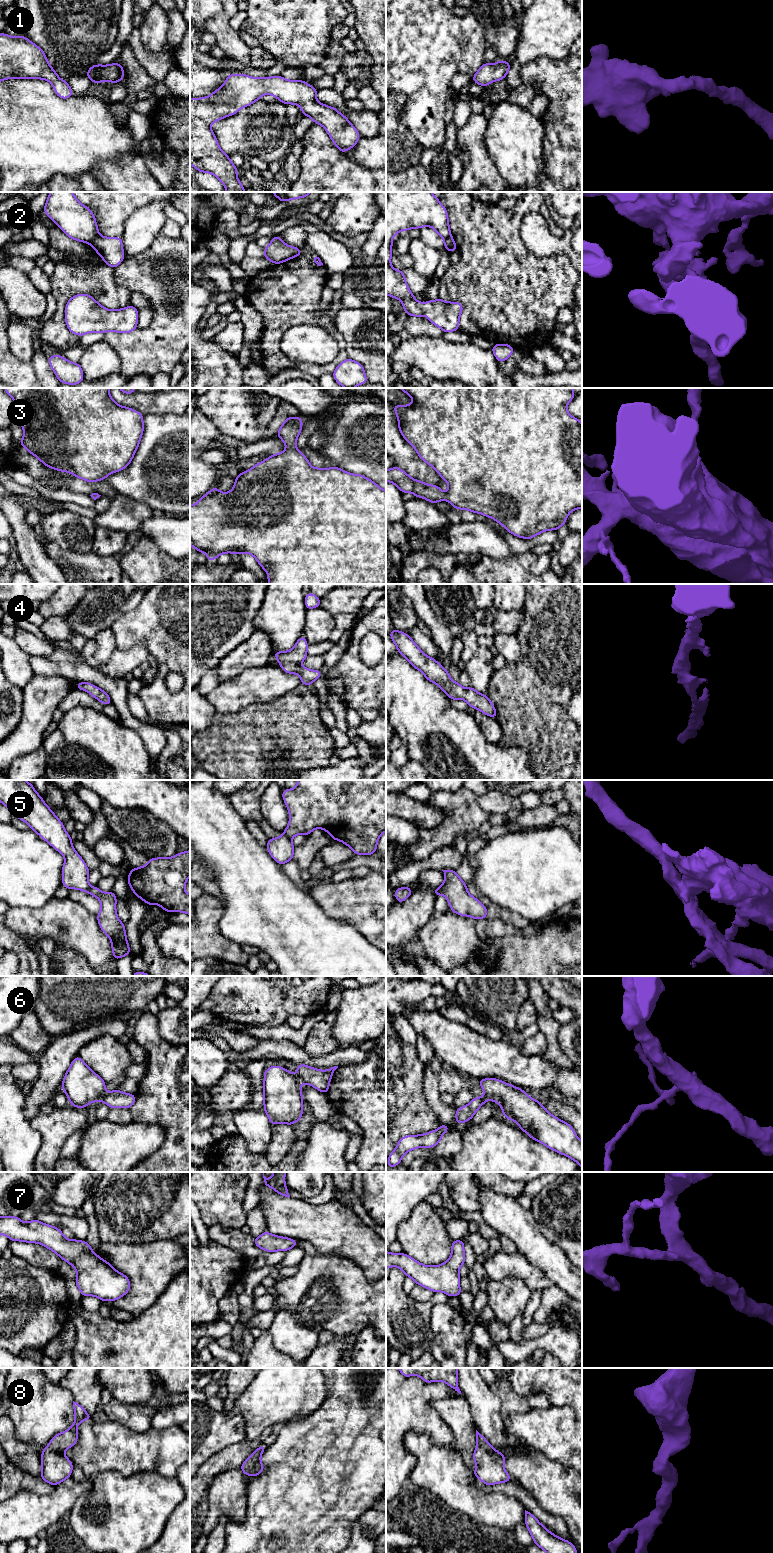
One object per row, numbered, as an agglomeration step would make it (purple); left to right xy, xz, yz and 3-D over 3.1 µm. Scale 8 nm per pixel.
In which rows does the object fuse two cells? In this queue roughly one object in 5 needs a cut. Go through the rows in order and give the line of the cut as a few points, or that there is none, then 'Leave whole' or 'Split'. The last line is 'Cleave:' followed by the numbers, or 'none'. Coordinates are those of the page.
1: No split. Leave whole
2: Split along xy (99, 235), (89, 243). Split
3: No split. Leave whole
4: No split. Leave whole
5: Split along xz (284, 833), (290, 838). Split
6: Split along xy (105, 1093), (99, 1100). Split
7: No split. Leave whole
8: No split. Leave whole
Cleave: 2, 5, 6

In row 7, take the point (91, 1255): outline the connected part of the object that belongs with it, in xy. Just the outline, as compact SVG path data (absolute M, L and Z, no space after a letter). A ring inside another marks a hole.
M6 1216L0 1217L0 1234L6 1235L11 1241L42 1244L56 1253L75 1268L77 1273L75 1282L83 1297L91 1295L103 1302L108 1300L114 1302L129 1292L130 1280L126 1275L118 1272L109 1262L96 1255L86 1241L69 1240L55 1226L44 1224L37 1219L25 1223L19 1217Z

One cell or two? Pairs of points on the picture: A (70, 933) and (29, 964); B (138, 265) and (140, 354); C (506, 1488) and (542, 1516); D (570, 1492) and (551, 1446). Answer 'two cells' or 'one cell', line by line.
A: two cells
B: one cell
C: one cell
D: two cells

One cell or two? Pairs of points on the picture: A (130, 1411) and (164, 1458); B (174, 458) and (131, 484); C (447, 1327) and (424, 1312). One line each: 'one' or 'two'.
A: two
B: one
C: two

